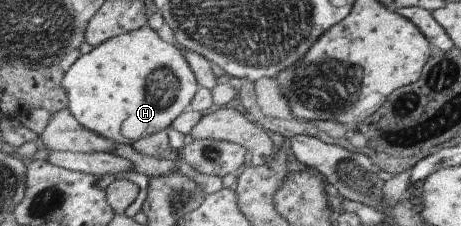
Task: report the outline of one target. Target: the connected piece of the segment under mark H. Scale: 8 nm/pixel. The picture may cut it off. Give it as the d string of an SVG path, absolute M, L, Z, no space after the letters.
M146 25L142 27L142 29L114 37L106 41L103 45L94 47L88 54L81 55L79 61L69 70L69 73L66 73L64 89L66 94L69 95L69 109L83 127L120 144L132 145L135 141L140 139L140 137L152 136L153 134L167 130L169 125L172 125L172 121L176 121L182 113L190 109L194 97L196 96L196 91L198 91L198 84L197 75L194 74L193 67L189 65L187 57L182 55L182 51L180 51L175 44L166 43L152 27Z

